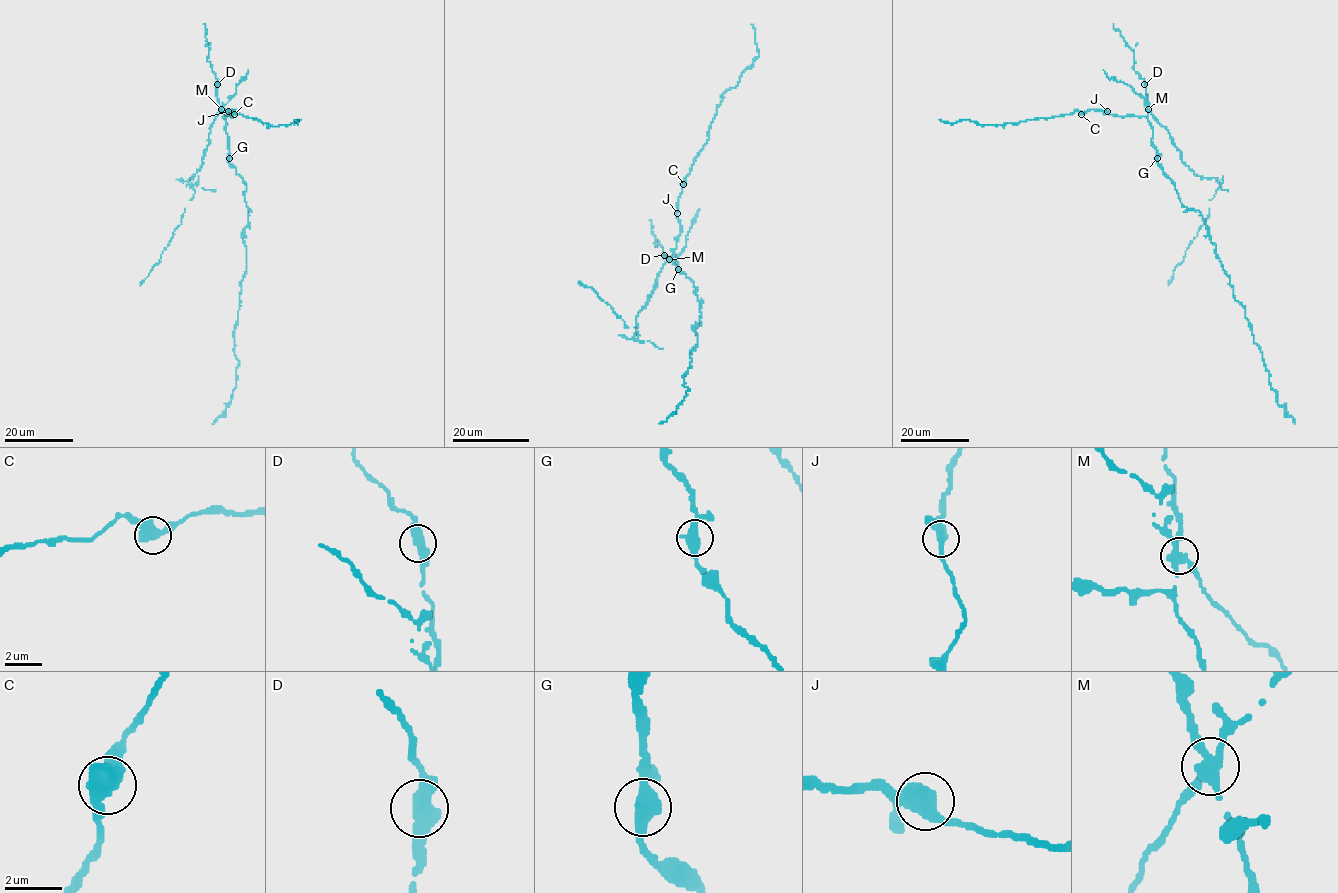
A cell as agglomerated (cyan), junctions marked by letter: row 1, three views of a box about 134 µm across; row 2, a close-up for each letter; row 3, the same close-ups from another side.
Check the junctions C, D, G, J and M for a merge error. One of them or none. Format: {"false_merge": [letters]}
{"false_merge": ["M"]}

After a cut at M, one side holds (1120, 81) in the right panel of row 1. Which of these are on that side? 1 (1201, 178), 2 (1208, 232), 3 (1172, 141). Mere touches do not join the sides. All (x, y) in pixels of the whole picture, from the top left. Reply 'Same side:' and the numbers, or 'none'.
Same side: 1, 3

